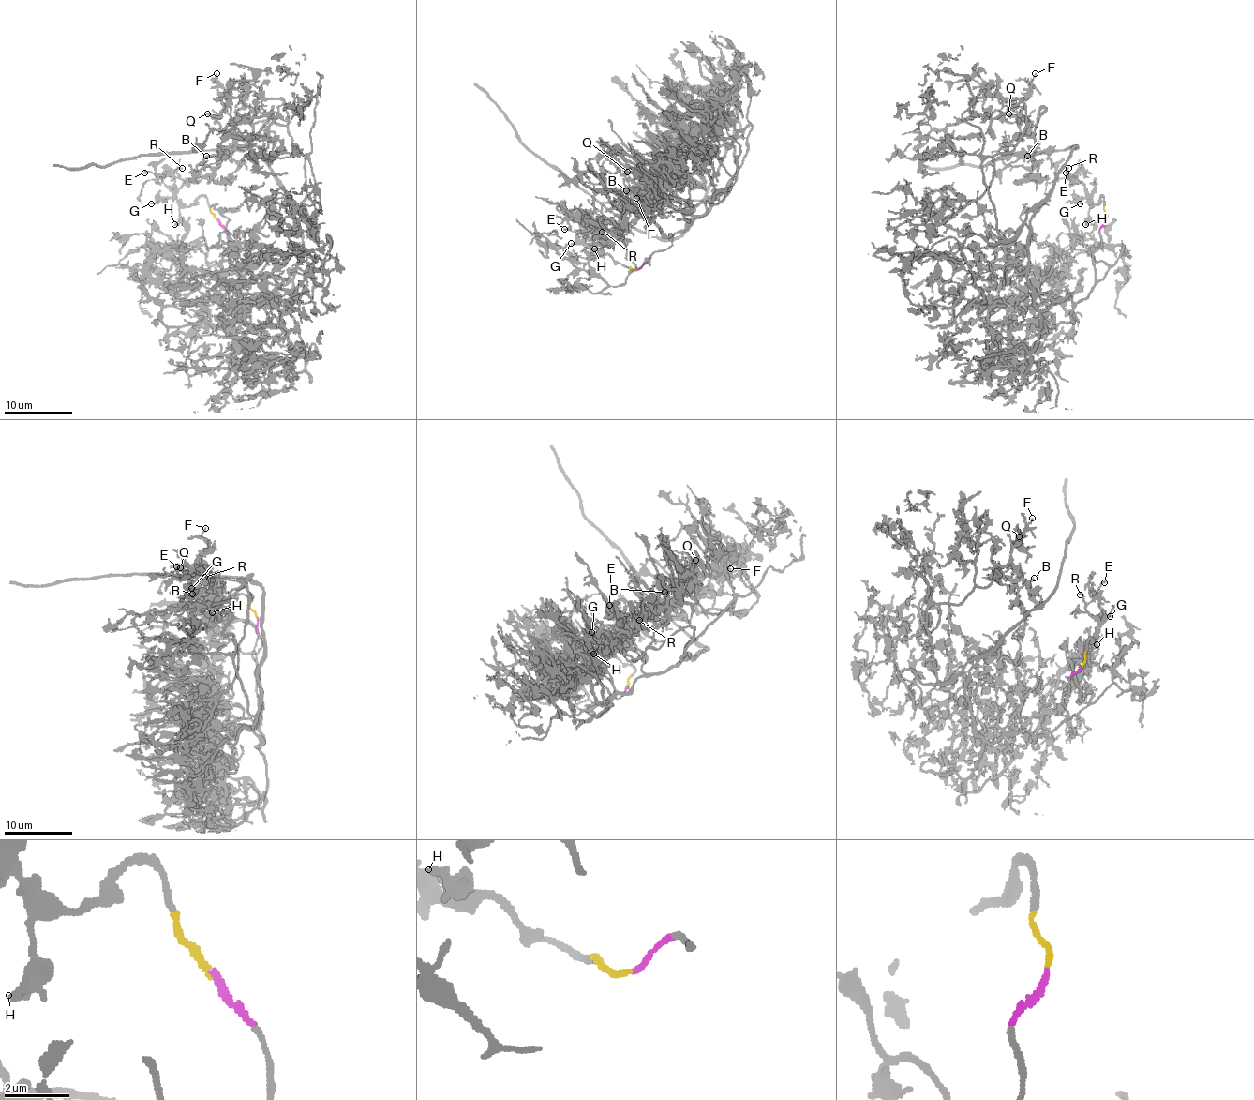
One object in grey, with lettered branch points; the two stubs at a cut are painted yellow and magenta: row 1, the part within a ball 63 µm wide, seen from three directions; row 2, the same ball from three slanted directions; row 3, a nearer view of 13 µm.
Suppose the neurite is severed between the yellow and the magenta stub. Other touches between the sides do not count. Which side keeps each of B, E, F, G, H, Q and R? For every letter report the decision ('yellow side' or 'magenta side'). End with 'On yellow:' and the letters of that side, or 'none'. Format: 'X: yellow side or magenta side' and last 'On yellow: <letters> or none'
B: magenta side
E: yellow side
F: magenta side
G: yellow side
H: yellow side
Q: magenta side
R: yellow side
On yellow: E, G, H, R

